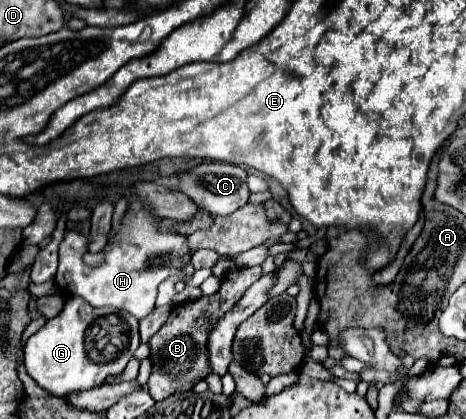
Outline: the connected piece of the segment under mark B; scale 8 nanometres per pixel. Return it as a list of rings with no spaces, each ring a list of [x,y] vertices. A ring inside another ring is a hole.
[[[261,266],[253,268],[237,268],[223,276],[219,292],[213,296],[201,296],[199,300],[191,300],[185,304],[177,304],[171,310],[169,320],[161,326],[161,330],[149,340],[151,346],[151,360],[153,360],[153,374],[149,378],[149,392],[155,400],[163,400],[175,392],[191,390],[199,380],[209,374],[209,362],[205,356],[205,342],[207,334],[227,310],[241,298],[241,294],[261,276]]]

